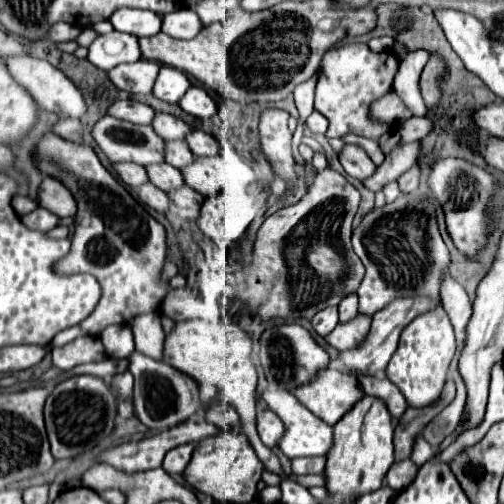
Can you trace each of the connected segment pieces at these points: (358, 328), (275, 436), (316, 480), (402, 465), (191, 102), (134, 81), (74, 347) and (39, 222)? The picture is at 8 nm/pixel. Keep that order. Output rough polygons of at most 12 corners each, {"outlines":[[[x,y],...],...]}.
{"outlines":[[[357,315],[337,325],[325,341],[337,351],[359,345],[369,333],[371,317]],[[269,409],[257,411],[257,431],[269,449],[283,435],[281,419]],[[291,475],[303,487],[323,485],[323,475]],[[407,459],[393,463],[385,481],[401,491],[415,479],[417,467]],[[191,87],[179,107],[199,119],[217,113],[215,101],[201,87]],[[139,59],[107,75],[117,89],[147,95],[159,65]],[[97,337],[51,349],[53,365],[69,371],[107,359]],[[47,209],[21,217],[23,225],[33,231],[49,231],[57,227],[59,217]]]}

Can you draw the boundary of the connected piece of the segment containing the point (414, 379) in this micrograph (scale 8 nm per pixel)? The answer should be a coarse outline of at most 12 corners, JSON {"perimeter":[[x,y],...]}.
{"perimeter":[[445,309],[413,319],[387,379],[431,405],[455,355]]}

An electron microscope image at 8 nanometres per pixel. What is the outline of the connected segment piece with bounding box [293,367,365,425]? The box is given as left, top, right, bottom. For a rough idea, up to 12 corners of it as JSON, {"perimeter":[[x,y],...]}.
{"perimeter":[[329,367],[293,395],[335,425],[365,391]]}

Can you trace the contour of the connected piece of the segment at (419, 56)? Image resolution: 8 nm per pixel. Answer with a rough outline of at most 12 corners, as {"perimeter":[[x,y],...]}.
{"perimeter":[[425,51],[409,53],[399,63],[393,89],[417,117],[427,111],[419,77]]}

